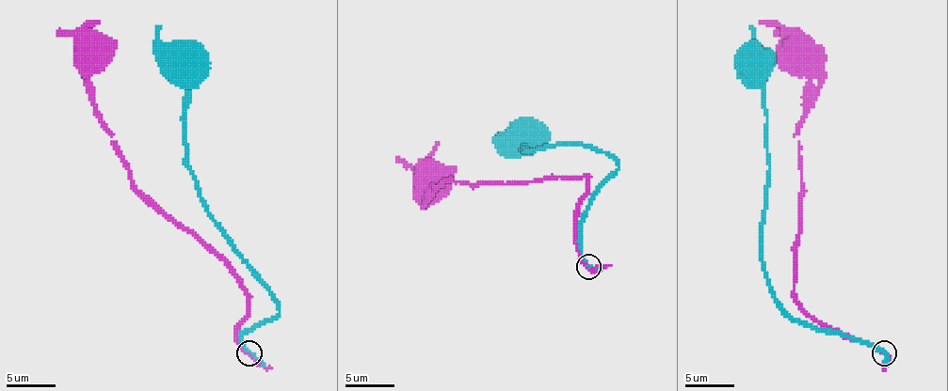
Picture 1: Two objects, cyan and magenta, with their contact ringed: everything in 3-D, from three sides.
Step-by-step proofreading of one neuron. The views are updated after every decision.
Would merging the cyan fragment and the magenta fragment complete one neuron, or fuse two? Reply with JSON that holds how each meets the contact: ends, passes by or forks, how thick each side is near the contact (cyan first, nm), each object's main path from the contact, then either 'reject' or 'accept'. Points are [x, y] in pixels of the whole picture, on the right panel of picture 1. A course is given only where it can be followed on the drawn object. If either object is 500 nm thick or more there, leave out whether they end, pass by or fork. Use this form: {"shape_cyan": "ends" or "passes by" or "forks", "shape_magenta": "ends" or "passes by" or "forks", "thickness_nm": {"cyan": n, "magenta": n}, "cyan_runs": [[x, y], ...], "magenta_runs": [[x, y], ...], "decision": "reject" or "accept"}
{"shape_cyan": "passes by", "shape_magenta": "passes by", "thickness_nm": {"cyan": 280, "magenta": 260}, "cyan_runs": [[885, 353], [811, 329], [786, 311], [774, 297], [762, 262], [767, 164], [764, 83], [754, 63]], "magenta_runs": [[885, 353], [816, 321], [794, 291], [801, 218], [794, 134], [804, 119], [809, 75], [804, 53], [796, 51]], "decision": "reject"}

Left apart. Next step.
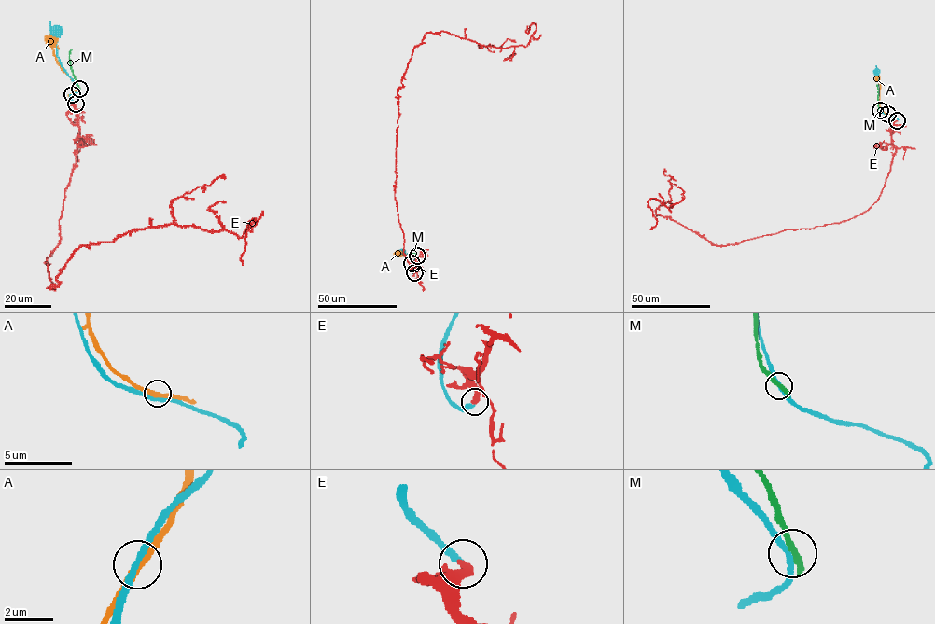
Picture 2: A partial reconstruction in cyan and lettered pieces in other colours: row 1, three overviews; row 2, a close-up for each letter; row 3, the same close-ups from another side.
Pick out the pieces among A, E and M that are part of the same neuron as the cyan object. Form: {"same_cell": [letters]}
{"same_cell": ["E"]}

